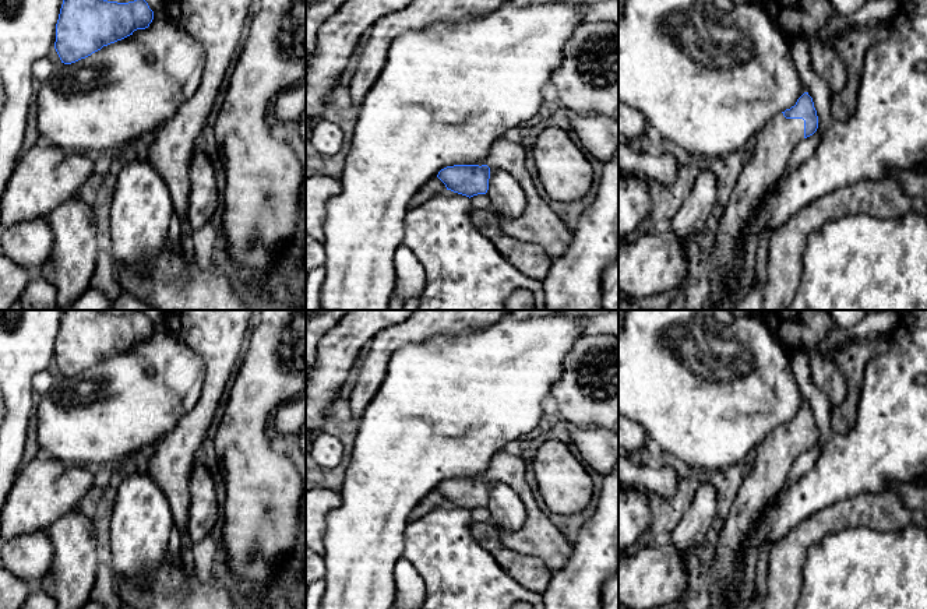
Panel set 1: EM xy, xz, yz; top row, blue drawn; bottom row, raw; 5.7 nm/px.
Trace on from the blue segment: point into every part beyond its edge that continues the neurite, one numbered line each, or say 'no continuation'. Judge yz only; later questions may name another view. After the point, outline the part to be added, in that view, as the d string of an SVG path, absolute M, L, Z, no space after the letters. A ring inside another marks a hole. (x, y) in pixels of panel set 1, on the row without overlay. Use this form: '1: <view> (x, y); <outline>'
1: yz (775, 454); M775 427L758 446L748 476L723 524L709 571L711 609L723 609L726 594L744 580L741 549L758 518L783 490L793 462L804 453L804 433Z

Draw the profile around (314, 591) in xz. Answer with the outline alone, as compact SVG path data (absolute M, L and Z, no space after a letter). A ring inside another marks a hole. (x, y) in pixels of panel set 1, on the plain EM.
M324 577L306 587L306 609L320 609L321 598L325 592Z

